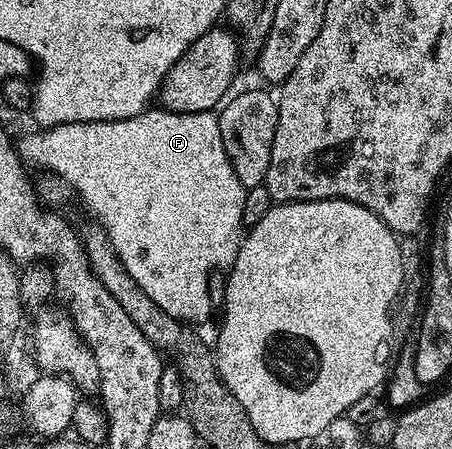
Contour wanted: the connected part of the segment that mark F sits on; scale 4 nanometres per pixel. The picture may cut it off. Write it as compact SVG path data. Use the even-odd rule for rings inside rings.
M150 108L143 114L136 114L134 118L124 118L123 120L115 120L114 122L76 122L75 124L63 124L62 126L41 128L38 129L38 131L38 134L29 134L22 142L18 141L16 143L17 152L21 155L22 159L24 159L30 167L32 167L31 165L38 166L39 169L45 170L41 172L48 172L50 175L56 176L60 181L65 183L66 187L71 188L72 193L74 190L74 192L85 201L86 208L97 217L96 225L104 230L105 235L111 240L111 244L115 248L115 252L118 254L118 258L122 262L123 268L125 268L131 278L135 280L135 284L137 284L139 288L141 288L143 292L145 292L147 296L167 314L167 316L177 318L179 322L186 324L196 324L195 322L203 321L209 314L209 277L212 276L213 269L215 269L216 266L225 266L224 268L232 267L235 256L237 255L237 249L241 247L241 239L243 237L243 227L241 224L243 220L243 200L245 199L245 191L247 189L239 180L239 176L235 176L235 168L231 168L231 160L223 148L223 136L219 132L218 115L211 110L191 112L190 114L170 114L169 111L164 108Z

